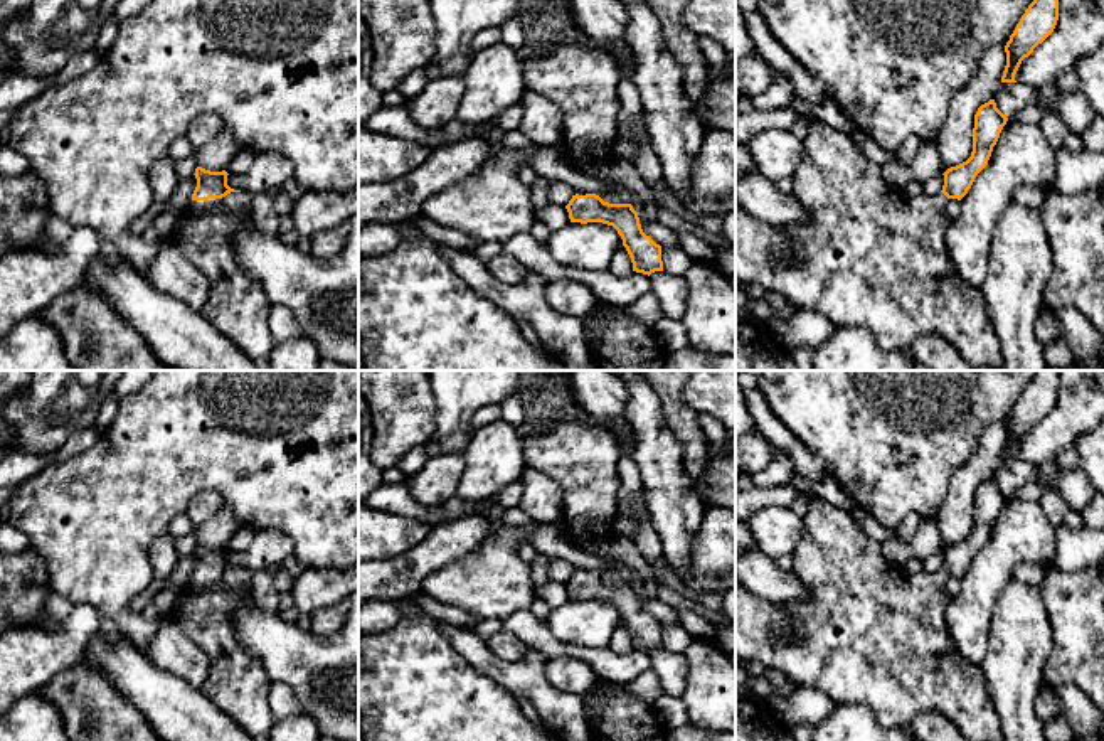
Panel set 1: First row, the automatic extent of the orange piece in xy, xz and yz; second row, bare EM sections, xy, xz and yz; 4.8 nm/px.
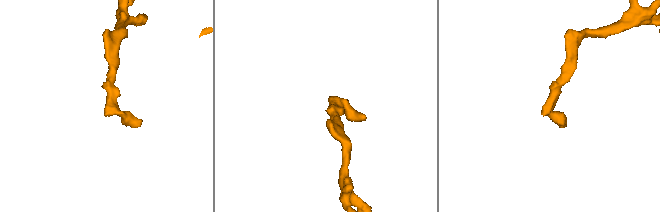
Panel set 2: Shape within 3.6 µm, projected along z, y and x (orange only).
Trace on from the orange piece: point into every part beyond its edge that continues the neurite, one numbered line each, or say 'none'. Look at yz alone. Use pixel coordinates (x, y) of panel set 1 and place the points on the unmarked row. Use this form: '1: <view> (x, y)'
1: yz (870, 634)

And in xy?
1: xy (238, 684)

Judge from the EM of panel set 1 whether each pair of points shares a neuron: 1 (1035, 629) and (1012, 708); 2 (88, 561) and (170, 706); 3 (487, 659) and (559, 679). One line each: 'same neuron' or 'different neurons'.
1: same neuron
2: different neurons
3: different neurons

